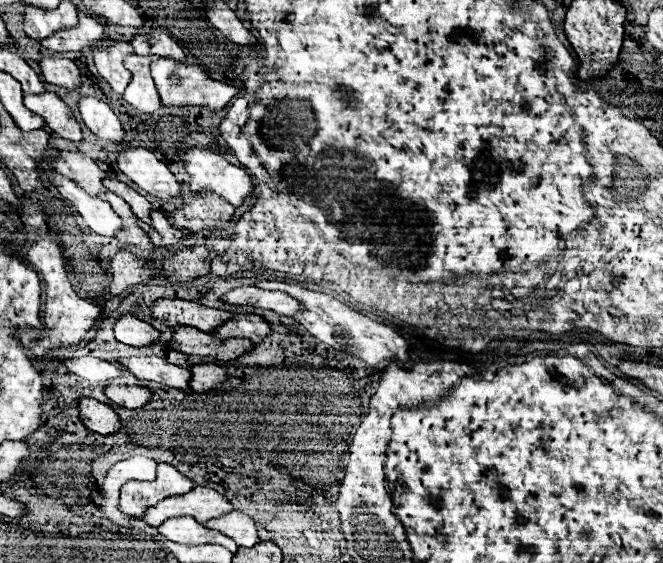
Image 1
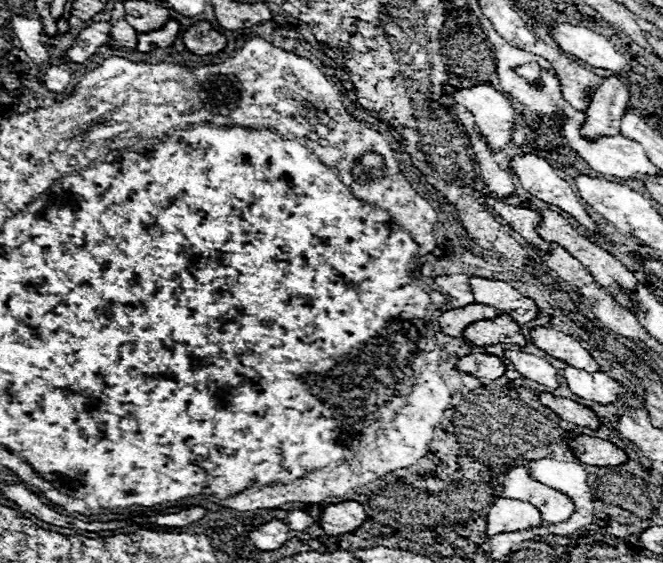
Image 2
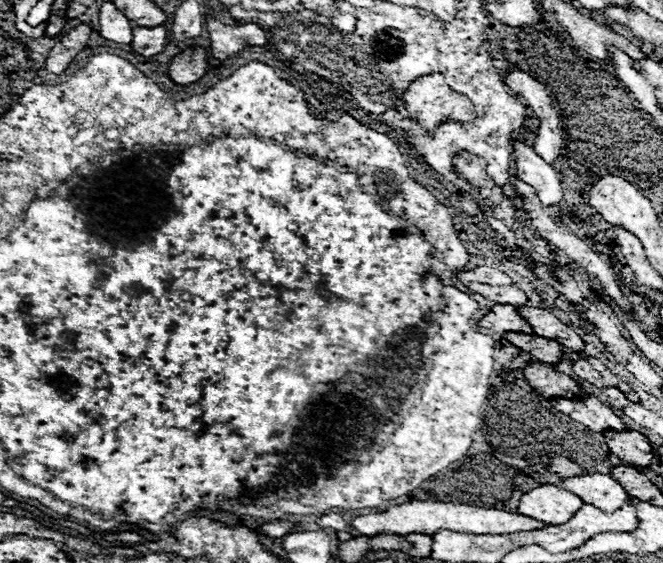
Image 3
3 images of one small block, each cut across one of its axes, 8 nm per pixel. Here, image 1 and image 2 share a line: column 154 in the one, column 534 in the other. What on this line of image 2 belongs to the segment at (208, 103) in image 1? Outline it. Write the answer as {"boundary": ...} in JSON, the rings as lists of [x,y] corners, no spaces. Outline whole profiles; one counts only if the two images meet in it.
{"boundary":[[[528,62],[528,64],[520,66],[520,68],[516,68],[516,74],[524,76],[528,82],[536,82],[536,78],[540,76],[540,72],[542,72],[542,68],[536,62]]]}

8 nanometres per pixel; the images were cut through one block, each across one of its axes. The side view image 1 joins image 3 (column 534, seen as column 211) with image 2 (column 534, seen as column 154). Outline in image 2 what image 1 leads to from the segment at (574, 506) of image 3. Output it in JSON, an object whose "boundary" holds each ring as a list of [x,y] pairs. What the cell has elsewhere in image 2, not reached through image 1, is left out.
{"boundary":[[[498,498],[490,512],[488,512],[488,536],[500,534],[500,532],[516,532],[516,530],[528,530],[542,524],[540,510],[526,502],[526,500],[510,500],[510,498]]]}

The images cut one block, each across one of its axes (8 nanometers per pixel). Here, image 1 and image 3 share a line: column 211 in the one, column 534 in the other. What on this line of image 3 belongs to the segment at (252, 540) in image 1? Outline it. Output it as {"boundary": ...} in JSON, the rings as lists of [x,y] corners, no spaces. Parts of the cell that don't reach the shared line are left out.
{"boundary":[[[410,500],[398,506],[390,506],[386,512],[374,512],[352,520],[352,528],[364,536],[376,536],[380,532],[392,532],[392,534],[424,532],[432,536],[436,530],[452,530],[452,532],[468,532],[468,534],[514,534],[514,532],[536,530],[542,526],[548,526],[548,524],[520,516],[516,512],[504,512],[496,508],[480,508],[480,506],[468,506],[468,504],[450,504],[450,502],[444,504],[444,502],[420,502],[420,500]]]}

